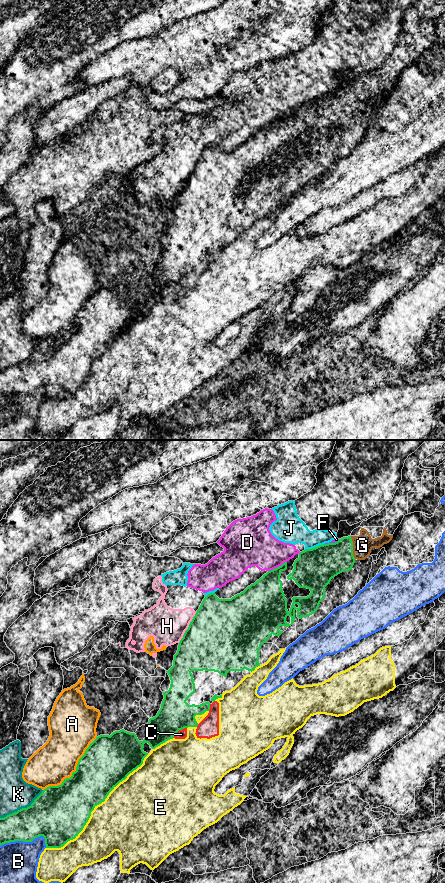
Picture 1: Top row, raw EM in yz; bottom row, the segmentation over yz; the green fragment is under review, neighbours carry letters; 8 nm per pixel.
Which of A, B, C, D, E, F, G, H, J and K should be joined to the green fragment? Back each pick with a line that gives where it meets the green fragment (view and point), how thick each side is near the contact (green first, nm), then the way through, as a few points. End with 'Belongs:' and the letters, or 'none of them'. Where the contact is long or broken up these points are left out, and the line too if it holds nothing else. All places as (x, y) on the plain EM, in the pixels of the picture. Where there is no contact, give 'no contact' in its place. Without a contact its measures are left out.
Belongs: none of them

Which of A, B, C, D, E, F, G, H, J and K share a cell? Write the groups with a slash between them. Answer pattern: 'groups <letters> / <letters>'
groups A D H J / B / C E / F K / G

